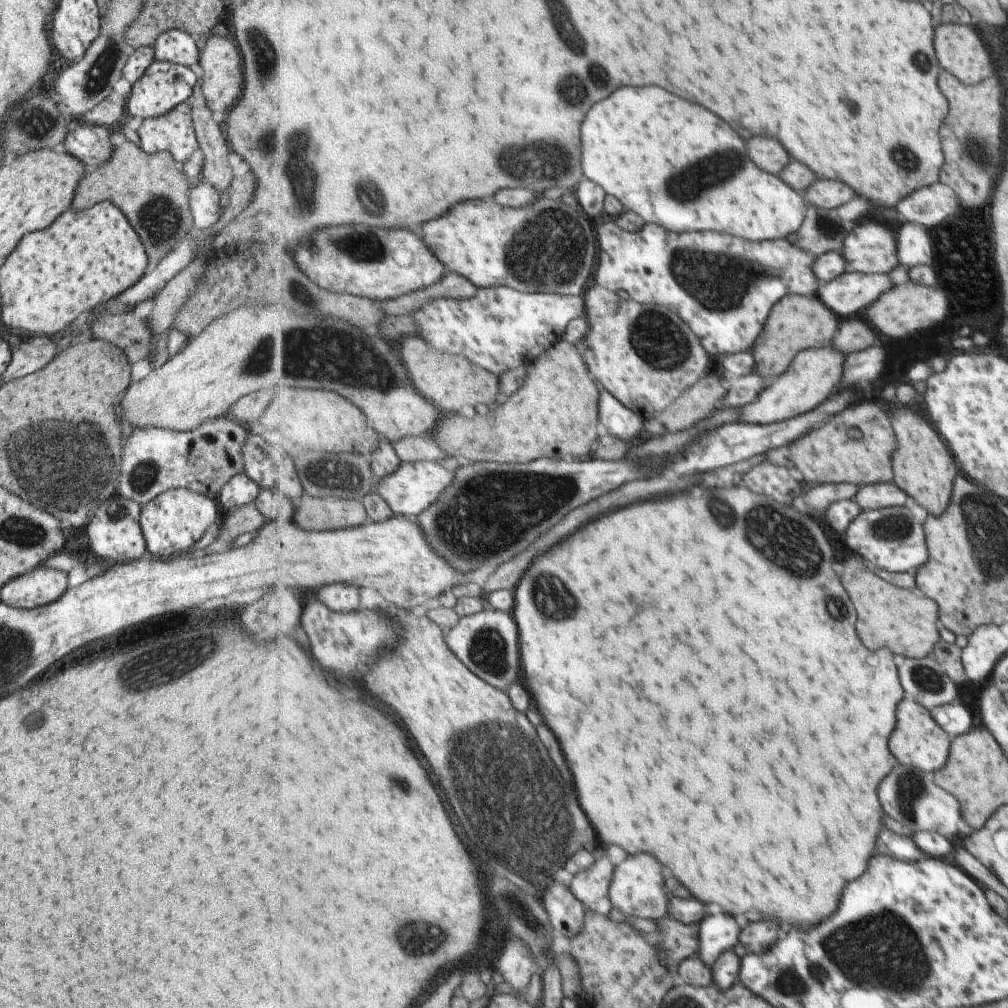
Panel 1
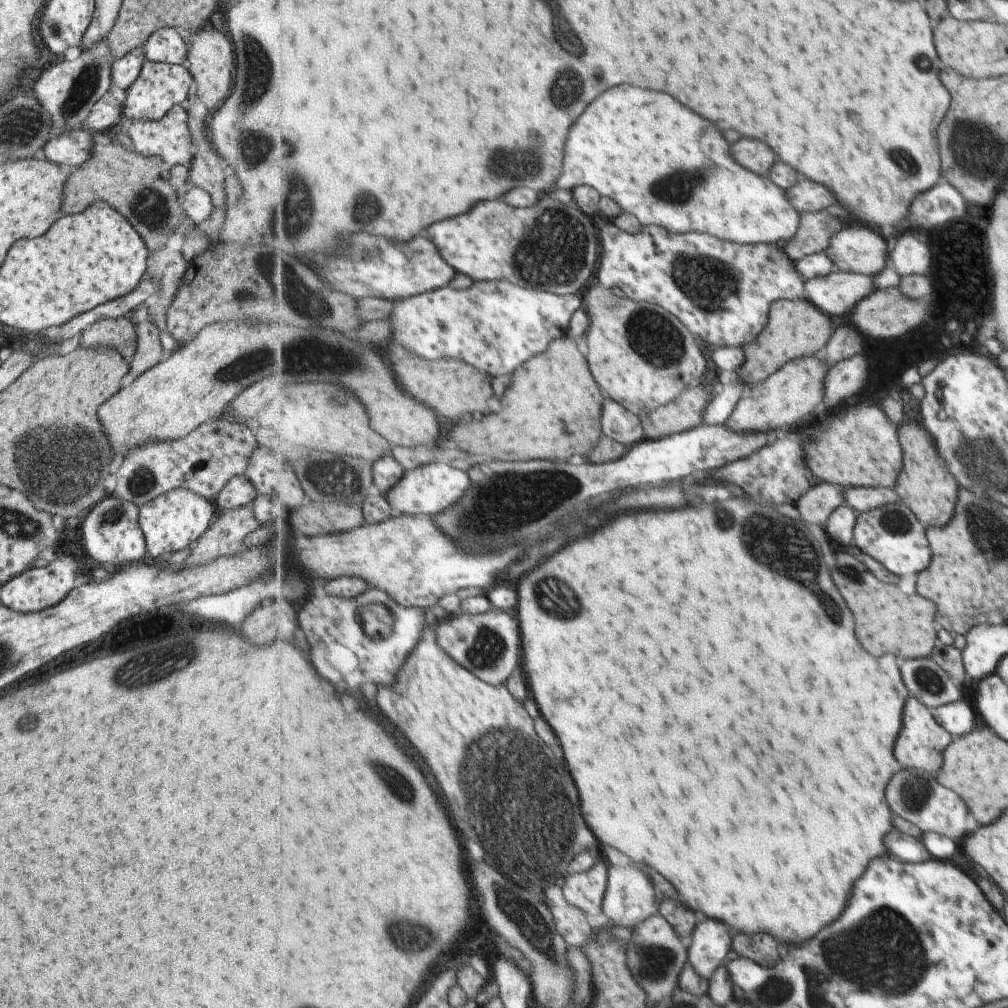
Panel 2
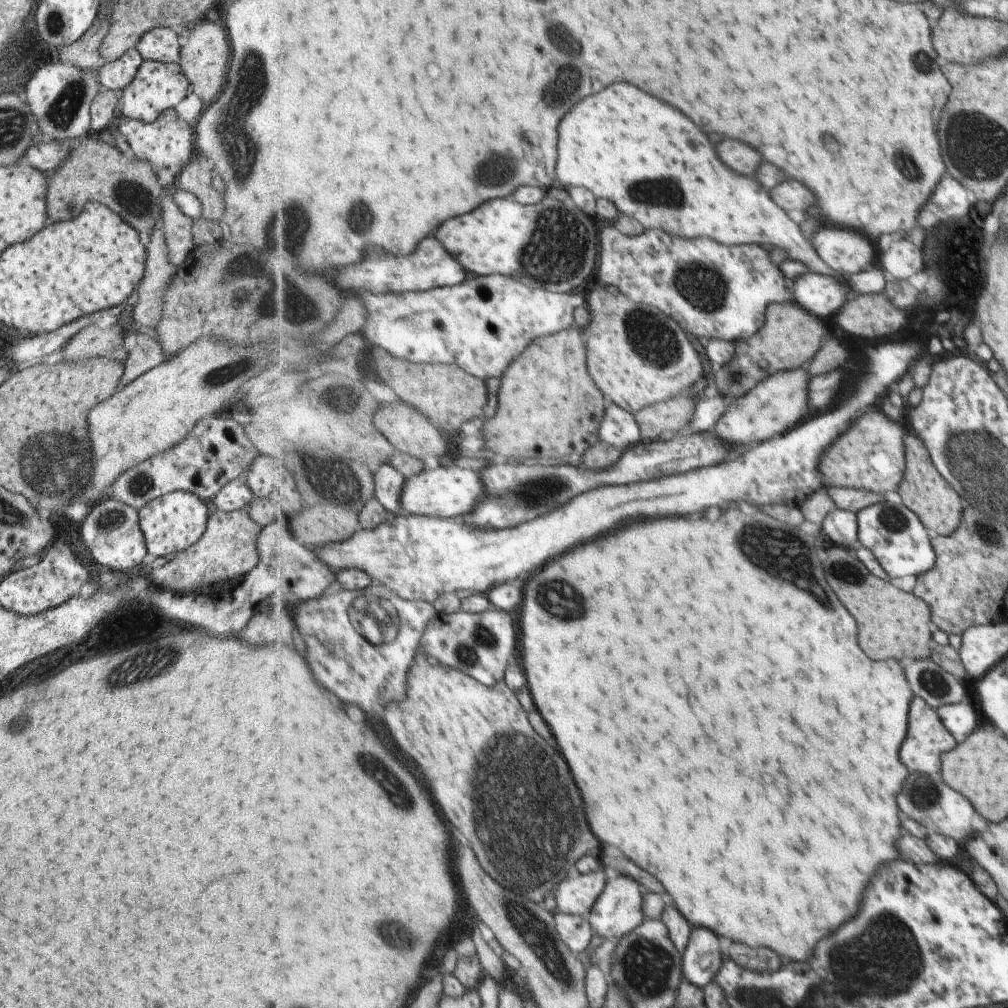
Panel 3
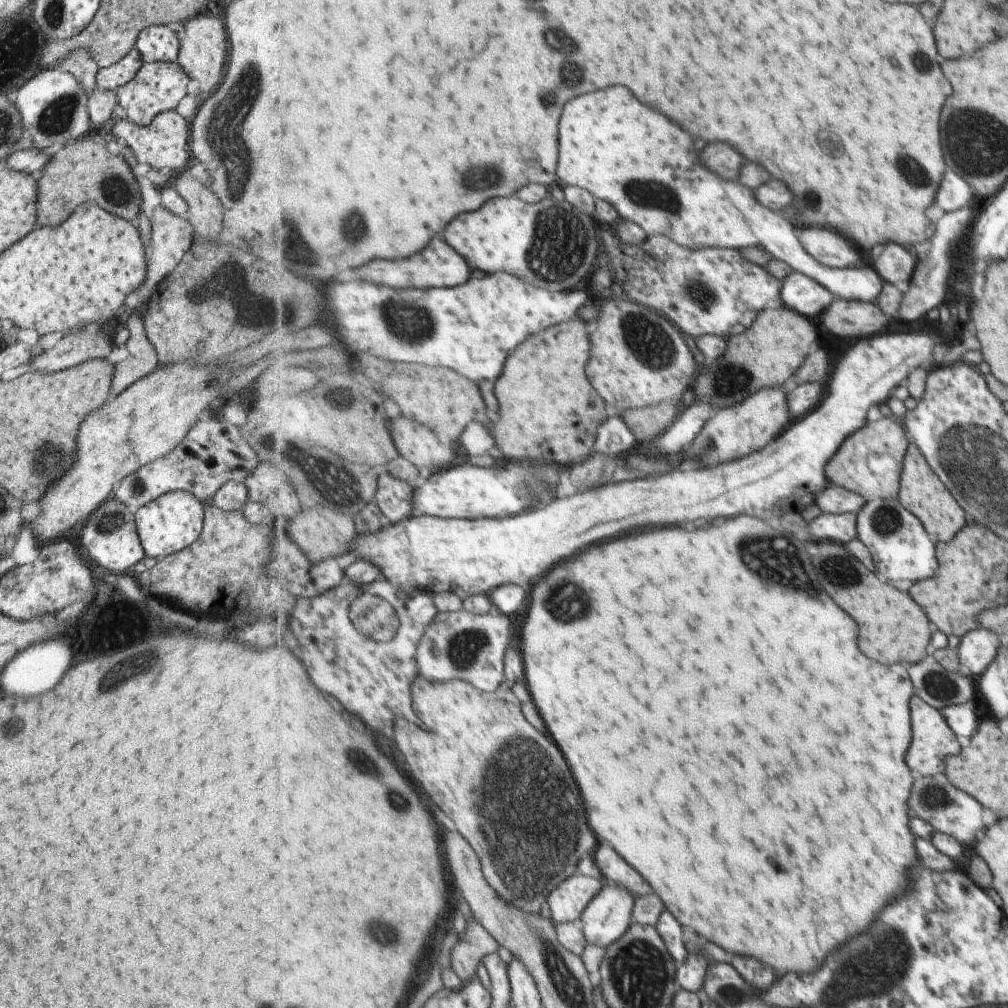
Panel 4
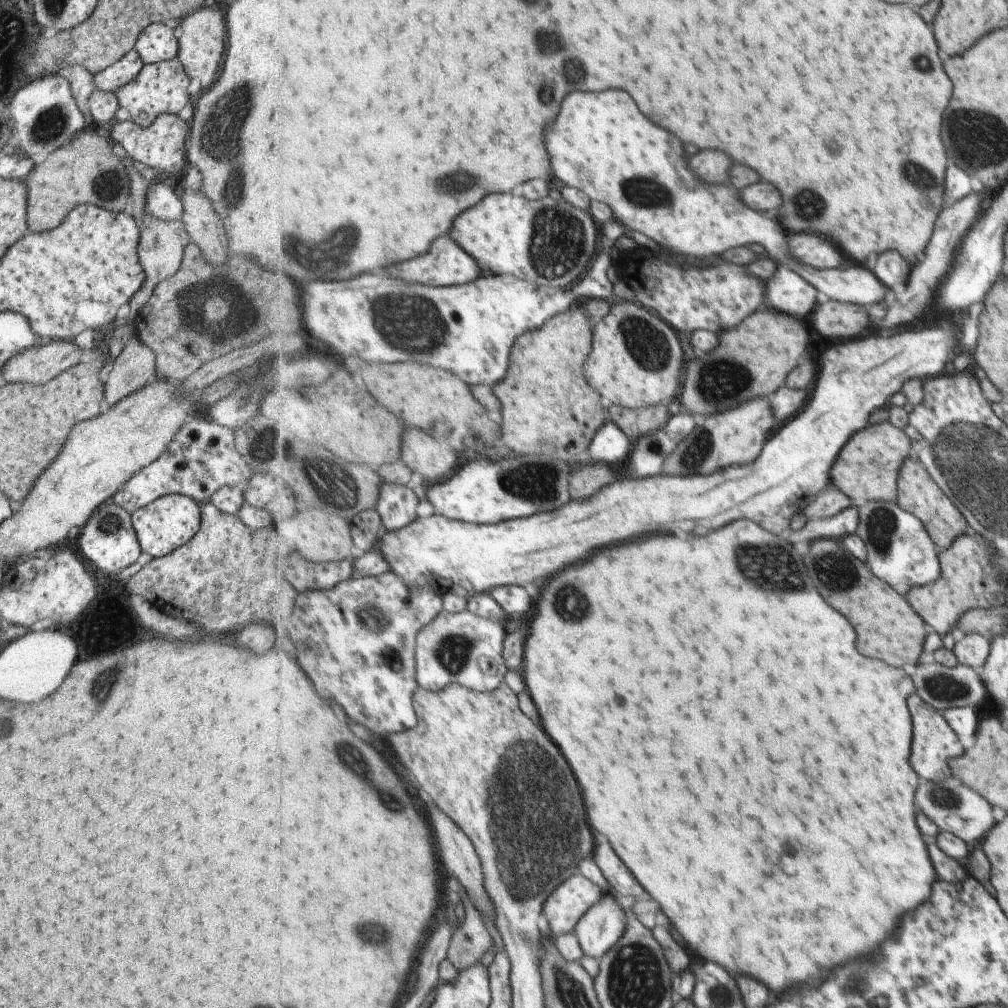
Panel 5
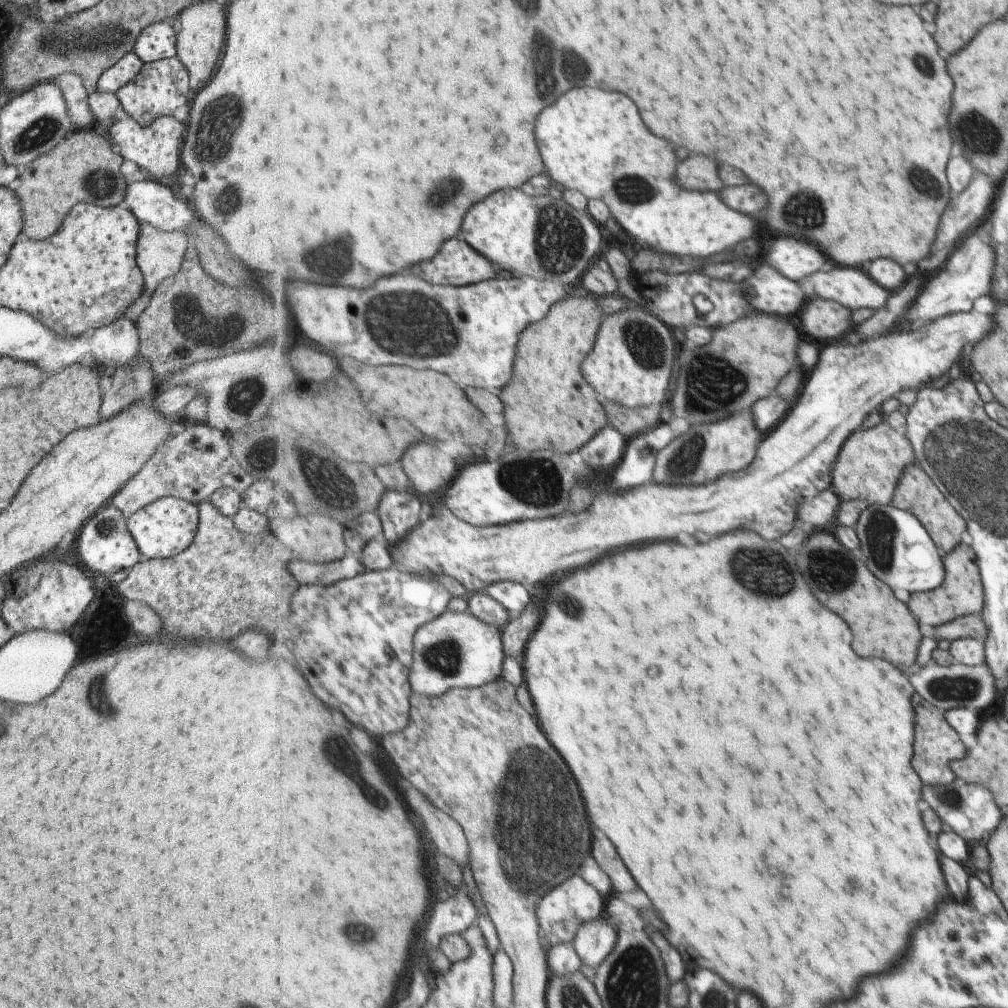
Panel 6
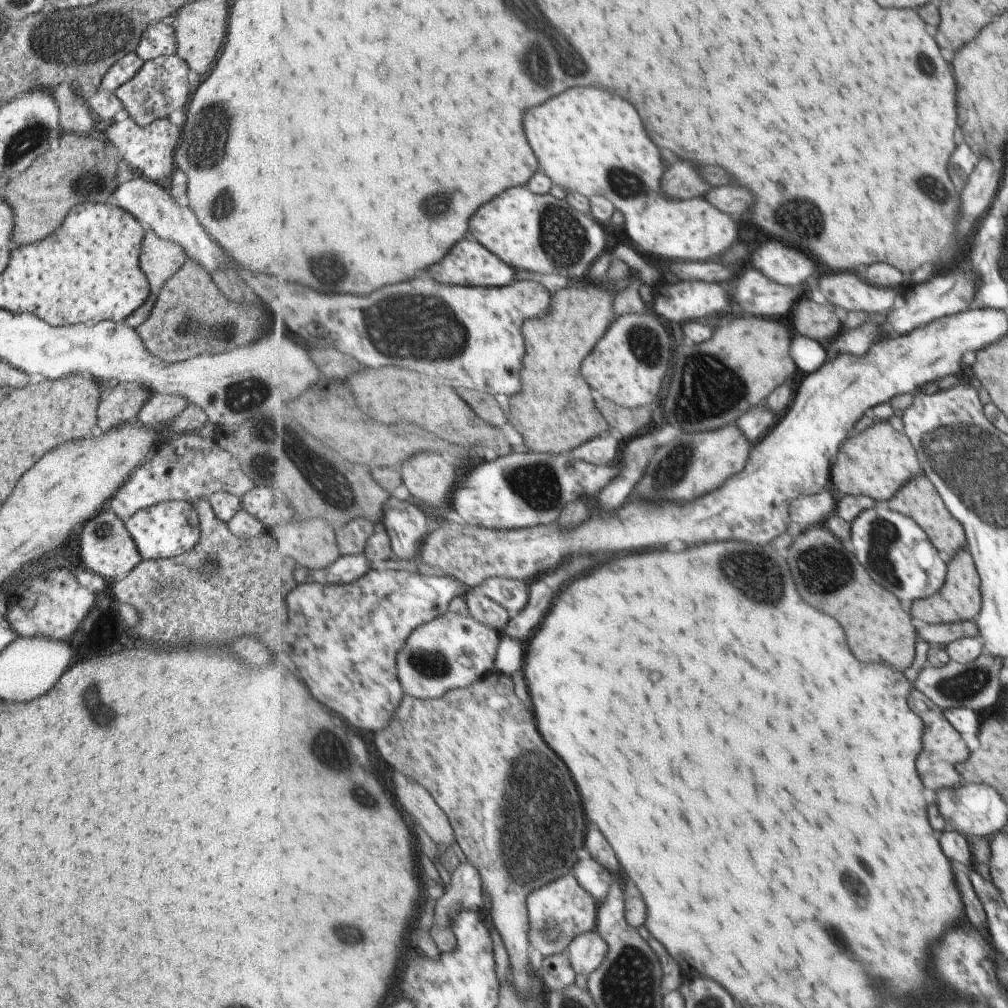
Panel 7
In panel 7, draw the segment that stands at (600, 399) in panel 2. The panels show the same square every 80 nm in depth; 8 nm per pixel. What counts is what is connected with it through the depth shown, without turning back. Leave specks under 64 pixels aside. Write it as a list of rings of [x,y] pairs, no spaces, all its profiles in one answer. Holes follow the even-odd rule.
[[[582,280],[578,282],[579,286],[571,286],[571,290],[565,288],[557,291],[548,314],[525,322],[522,330],[526,342],[526,354],[520,373],[522,389],[508,400],[506,417],[521,435],[528,451],[570,454],[592,439],[613,433],[605,416],[596,406],[596,392],[583,377],[582,365],[605,337],[610,325],[619,317],[615,313],[614,305],[615,298],[621,291],[617,288],[608,290],[605,282],[590,280],[588,285]]]

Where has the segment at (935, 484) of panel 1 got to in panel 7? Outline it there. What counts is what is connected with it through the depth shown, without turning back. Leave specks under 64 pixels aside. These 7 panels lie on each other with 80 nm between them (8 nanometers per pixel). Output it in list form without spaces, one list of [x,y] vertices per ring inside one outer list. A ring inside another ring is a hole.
[[[917,475],[911,478],[886,504],[892,510],[910,515],[927,532],[934,546],[938,547],[939,551],[942,551],[947,557],[953,557],[965,544],[961,524],[949,514],[939,497],[937,488],[933,486],[933,482],[926,475]]]

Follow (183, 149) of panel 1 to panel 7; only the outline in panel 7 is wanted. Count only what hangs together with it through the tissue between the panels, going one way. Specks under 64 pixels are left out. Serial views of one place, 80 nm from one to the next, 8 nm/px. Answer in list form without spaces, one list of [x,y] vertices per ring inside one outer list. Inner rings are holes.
[[[131,117],[121,121],[114,121],[103,134],[119,153],[121,159],[128,162],[138,176],[159,182],[165,176],[171,175],[174,168],[172,154],[179,141],[181,130],[168,117],[158,118],[151,124],[140,127]]]

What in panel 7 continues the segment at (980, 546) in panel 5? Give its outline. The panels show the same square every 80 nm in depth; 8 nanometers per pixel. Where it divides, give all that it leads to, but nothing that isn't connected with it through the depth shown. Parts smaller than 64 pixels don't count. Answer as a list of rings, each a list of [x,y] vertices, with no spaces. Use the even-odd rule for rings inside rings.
[[[966,549],[959,550],[947,566],[946,582],[938,594],[913,601],[910,612],[915,622],[922,624],[954,623],[973,619],[979,612],[979,582],[973,558]]]

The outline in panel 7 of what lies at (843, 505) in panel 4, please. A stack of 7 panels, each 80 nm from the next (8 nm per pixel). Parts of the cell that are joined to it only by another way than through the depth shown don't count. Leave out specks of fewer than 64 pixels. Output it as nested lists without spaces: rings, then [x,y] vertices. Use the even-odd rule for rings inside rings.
[[[825,490],[817,496],[805,496],[799,498],[795,506],[791,506],[791,519],[805,530],[818,525],[825,526],[827,520],[837,511],[836,492]]]

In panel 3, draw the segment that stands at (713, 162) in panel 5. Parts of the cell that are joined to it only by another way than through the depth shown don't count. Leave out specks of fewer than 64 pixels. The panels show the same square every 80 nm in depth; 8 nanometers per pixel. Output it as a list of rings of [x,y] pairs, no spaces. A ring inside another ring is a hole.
[[[739,140],[721,142],[719,154],[723,154],[723,160],[727,160],[727,164],[731,164],[733,170],[739,170],[741,174],[747,174],[747,176],[753,176],[763,162],[763,156],[755,148]]]

